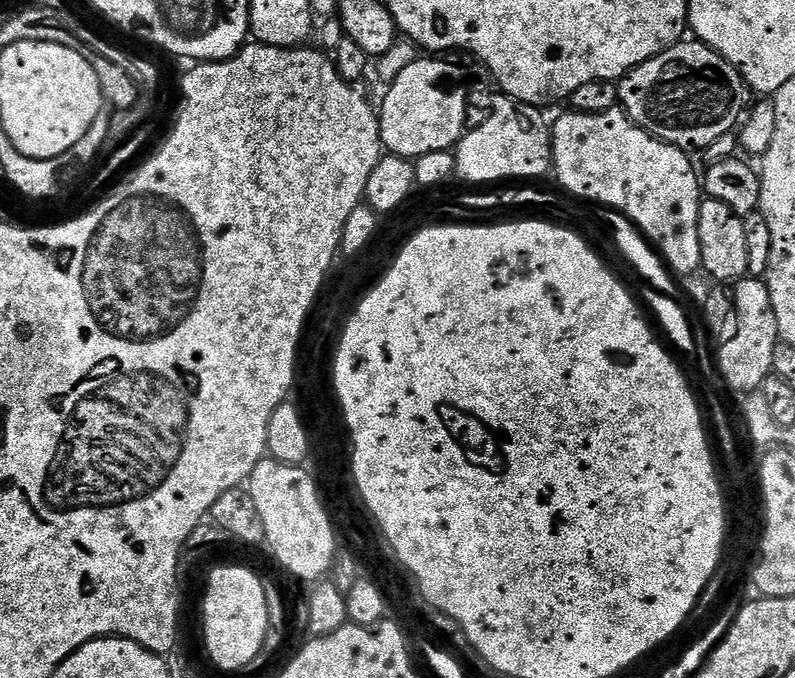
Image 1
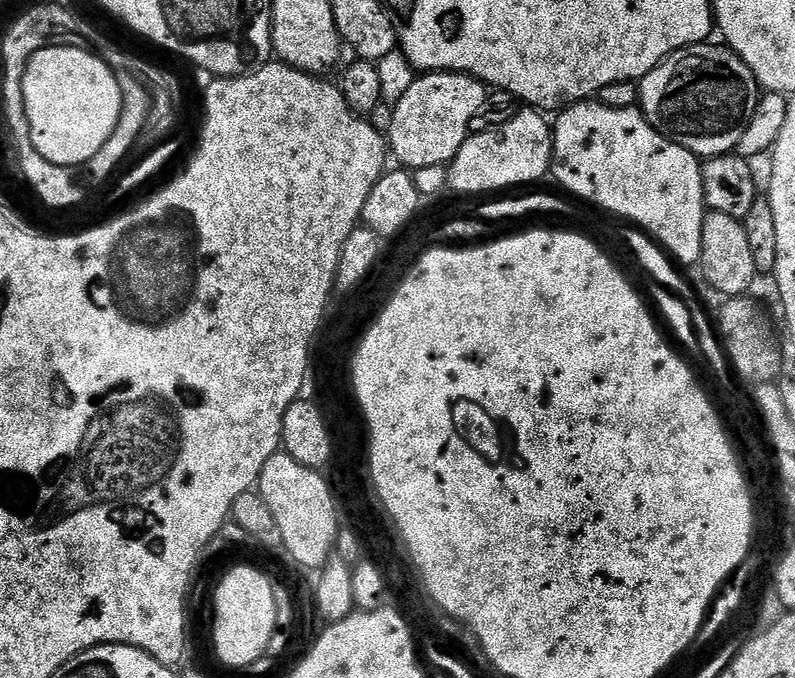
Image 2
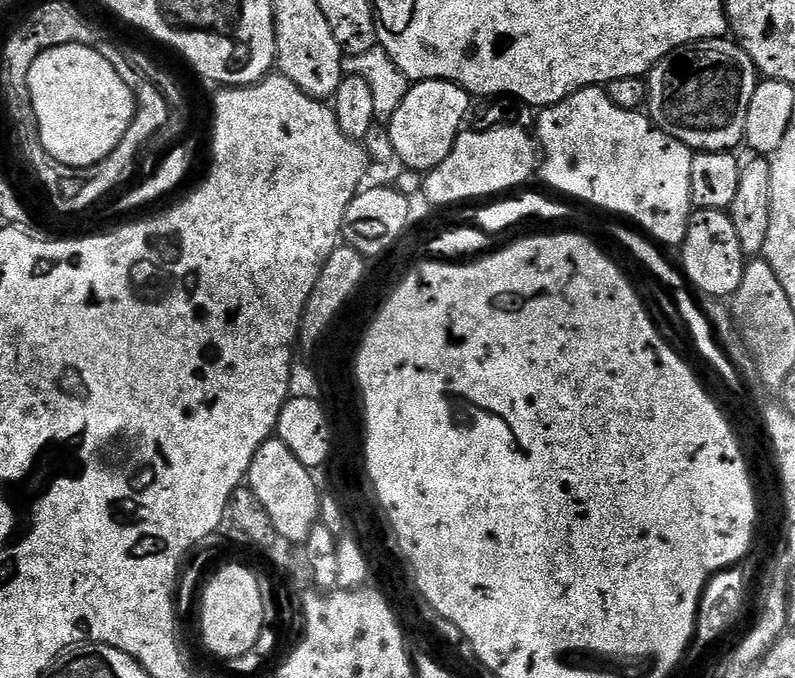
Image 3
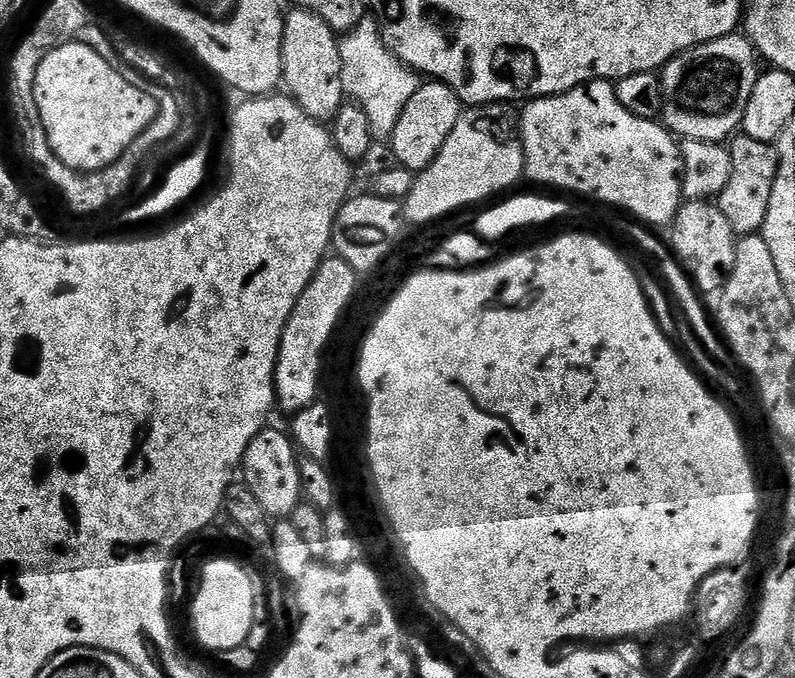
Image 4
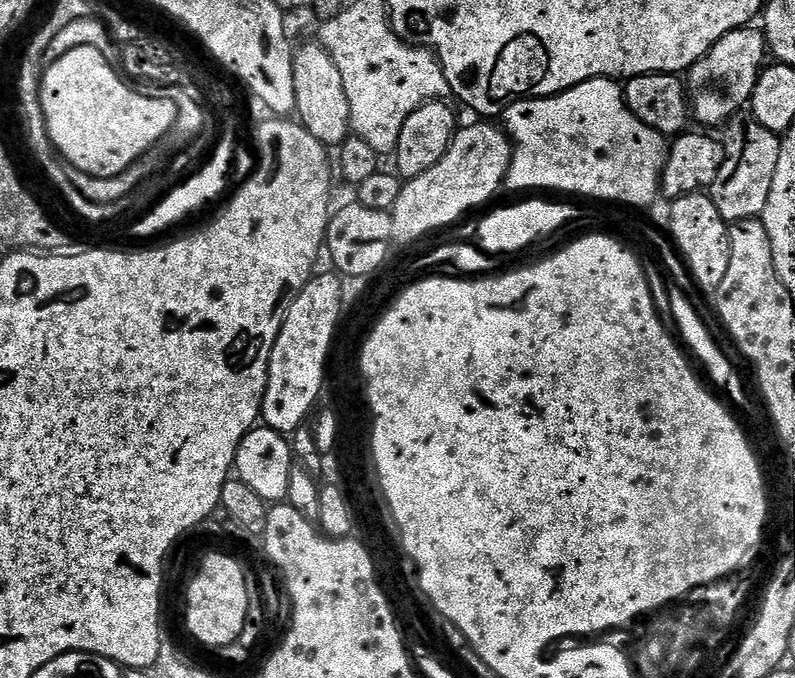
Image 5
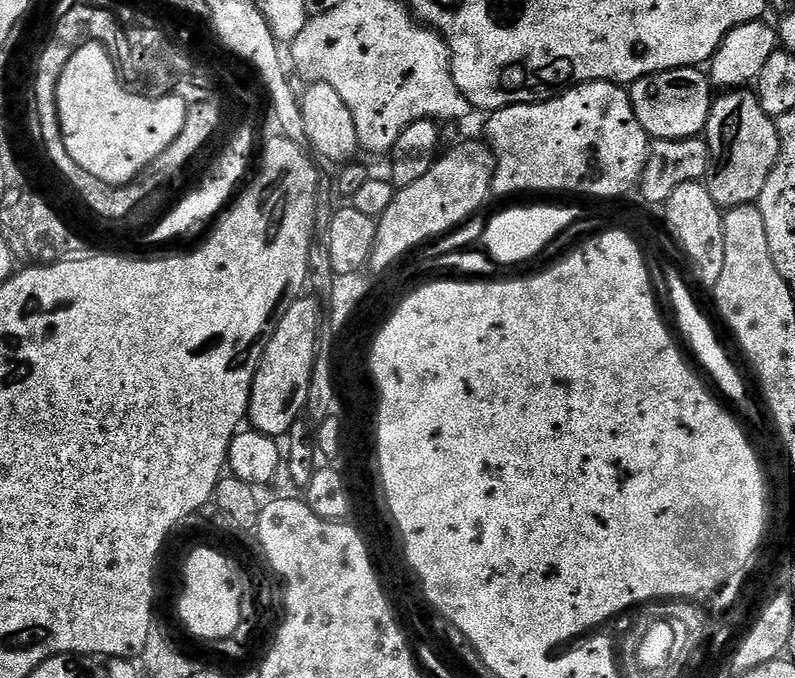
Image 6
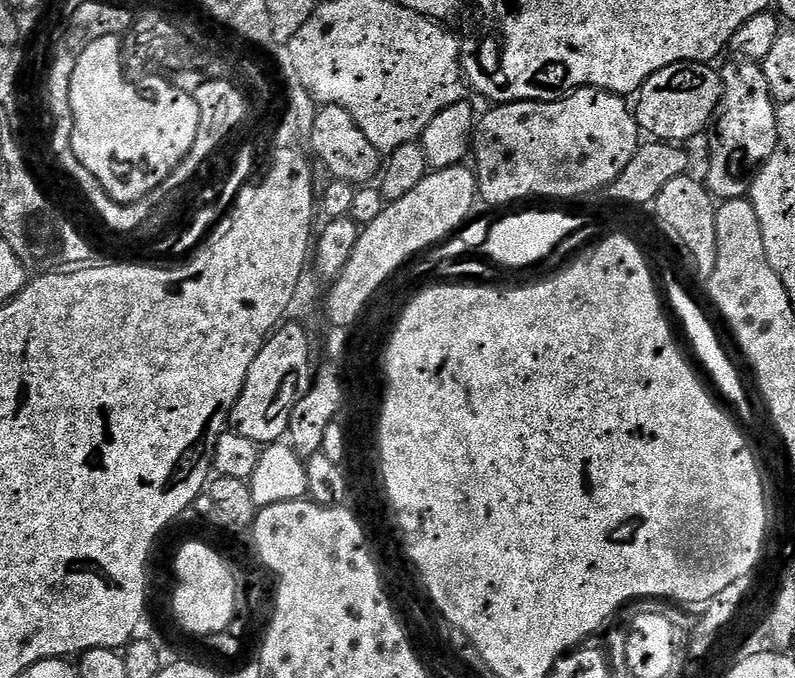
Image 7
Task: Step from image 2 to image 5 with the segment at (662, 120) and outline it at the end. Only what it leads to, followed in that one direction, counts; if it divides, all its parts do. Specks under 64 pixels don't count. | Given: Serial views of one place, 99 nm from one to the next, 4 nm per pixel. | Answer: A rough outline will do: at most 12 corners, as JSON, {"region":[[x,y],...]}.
{"region":[[759,27],[726,34],[686,76],[695,123],[723,126],[765,67]]}

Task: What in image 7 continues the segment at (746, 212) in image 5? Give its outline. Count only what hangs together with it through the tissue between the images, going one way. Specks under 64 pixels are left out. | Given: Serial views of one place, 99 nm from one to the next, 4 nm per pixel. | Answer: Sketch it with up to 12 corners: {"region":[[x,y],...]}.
{"region":[[763,67],[722,68],[720,148],[706,187],[717,201],[750,192],[776,153],[778,107]]}

